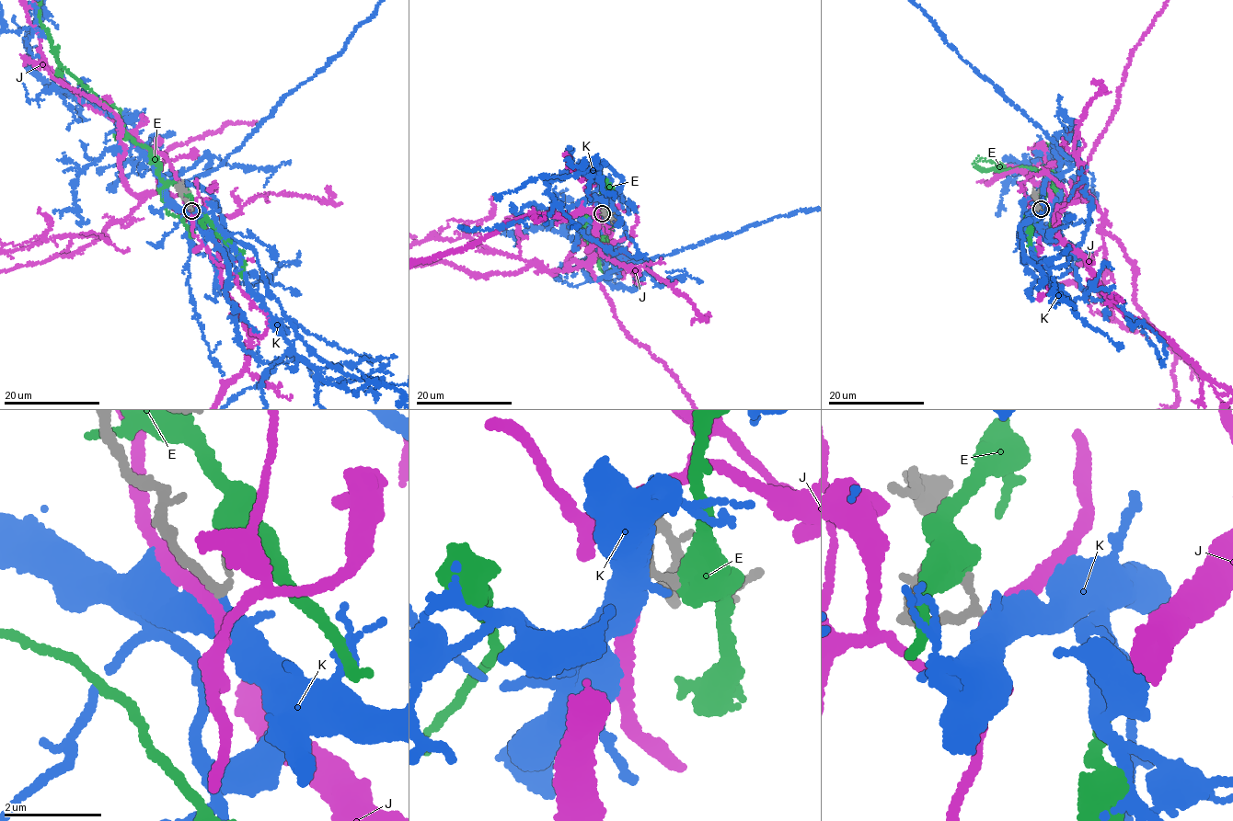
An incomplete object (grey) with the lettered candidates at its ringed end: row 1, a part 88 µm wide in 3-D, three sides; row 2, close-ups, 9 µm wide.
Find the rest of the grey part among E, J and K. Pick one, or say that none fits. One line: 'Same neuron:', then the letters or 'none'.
Same neuron: K

